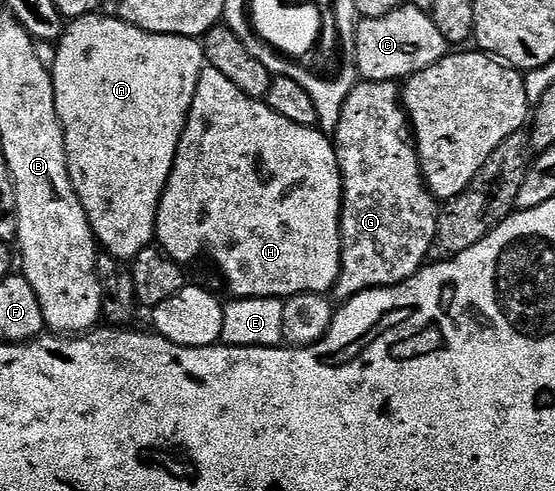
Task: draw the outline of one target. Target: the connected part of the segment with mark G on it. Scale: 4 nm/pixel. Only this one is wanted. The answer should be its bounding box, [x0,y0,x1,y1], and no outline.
[332,80,440,301]

